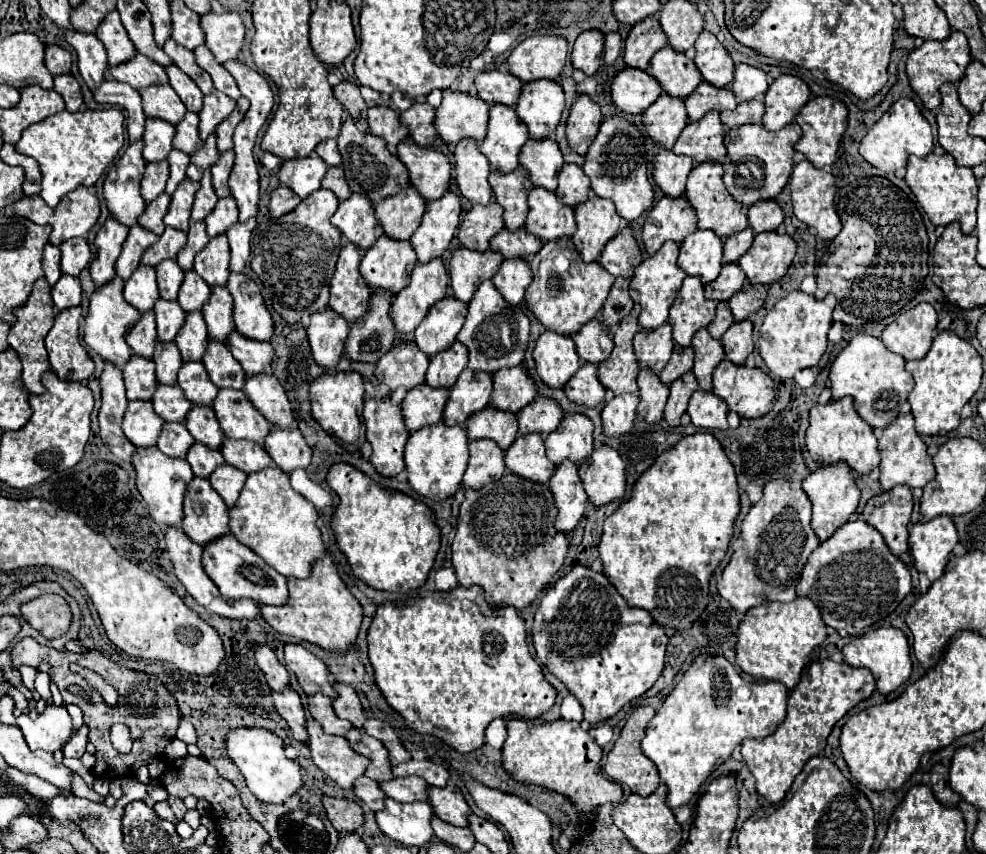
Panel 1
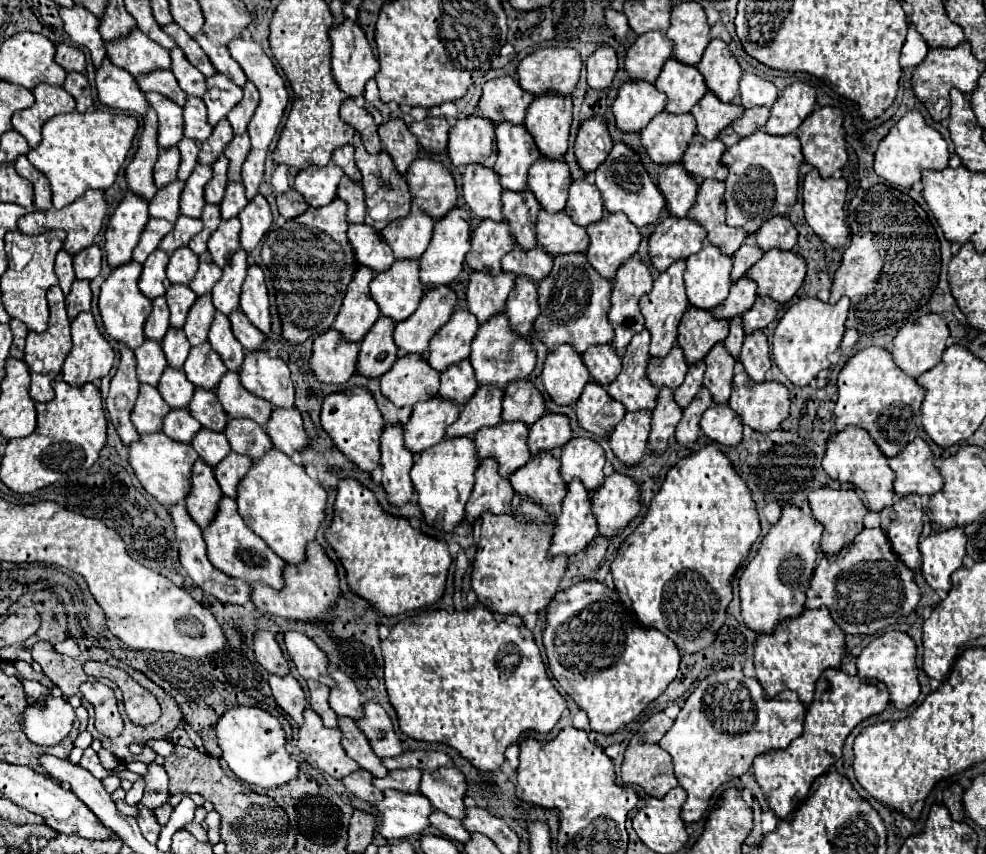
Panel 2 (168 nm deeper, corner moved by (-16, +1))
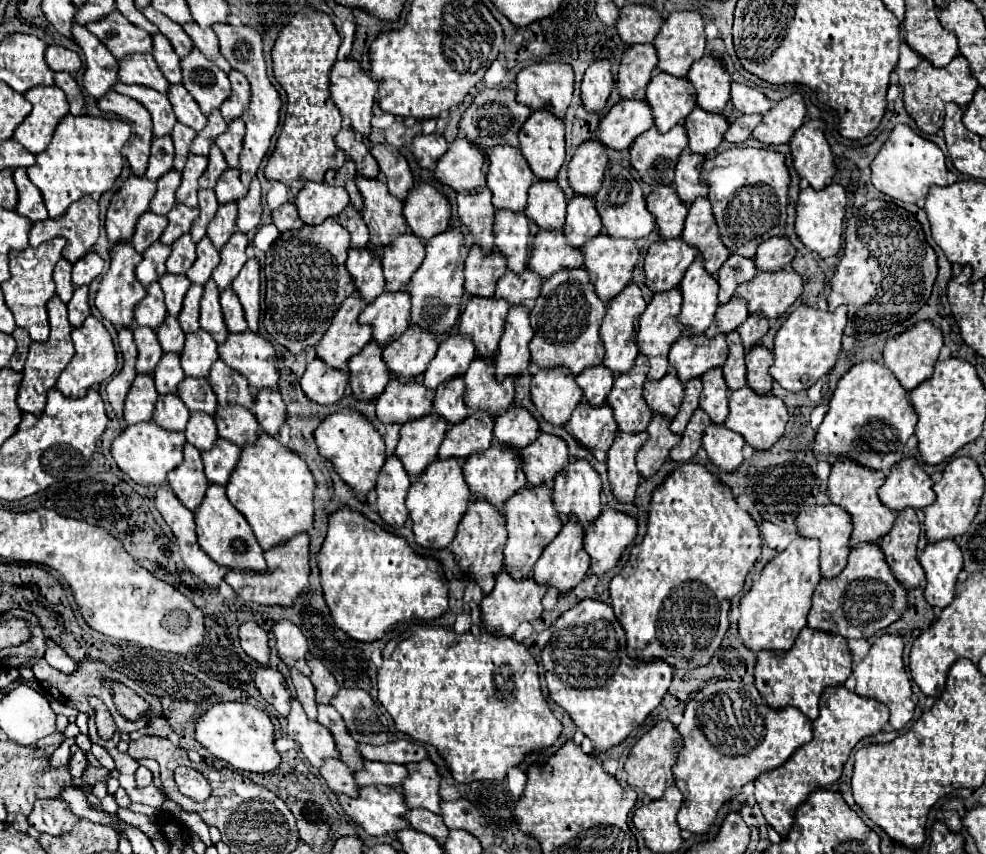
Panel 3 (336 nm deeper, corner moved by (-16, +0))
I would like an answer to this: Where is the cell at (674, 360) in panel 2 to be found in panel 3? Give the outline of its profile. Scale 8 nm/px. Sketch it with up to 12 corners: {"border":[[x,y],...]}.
{"border":[[668,371],[644,383],[652,413],[674,419],[684,387]]}

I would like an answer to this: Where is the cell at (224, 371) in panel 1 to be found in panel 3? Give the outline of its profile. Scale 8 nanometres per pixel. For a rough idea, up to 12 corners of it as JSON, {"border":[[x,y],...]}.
{"border":[[216,283],[204,285],[200,301],[200,327],[224,343],[224,325]]}

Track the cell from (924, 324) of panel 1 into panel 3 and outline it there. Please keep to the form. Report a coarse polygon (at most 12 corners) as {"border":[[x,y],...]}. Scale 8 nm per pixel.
{"border":[[930,321],[888,339],[884,367],[906,391],[934,373],[942,331]]}

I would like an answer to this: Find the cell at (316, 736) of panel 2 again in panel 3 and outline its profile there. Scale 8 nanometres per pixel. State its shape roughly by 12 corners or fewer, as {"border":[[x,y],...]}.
{"border":[[296,699],[286,717],[288,735],[312,767],[338,757],[332,733],[306,717]]}

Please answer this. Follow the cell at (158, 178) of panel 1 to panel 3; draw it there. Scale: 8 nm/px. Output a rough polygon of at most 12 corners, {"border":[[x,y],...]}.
{"border":[[170,135],[152,139],[146,177],[156,181],[172,169]]}

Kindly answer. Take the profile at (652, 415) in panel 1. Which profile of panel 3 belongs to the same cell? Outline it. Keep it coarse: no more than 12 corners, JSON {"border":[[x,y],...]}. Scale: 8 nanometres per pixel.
{"border":[[654,417],[636,455],[640,477],[652,477],[680,437]]}

